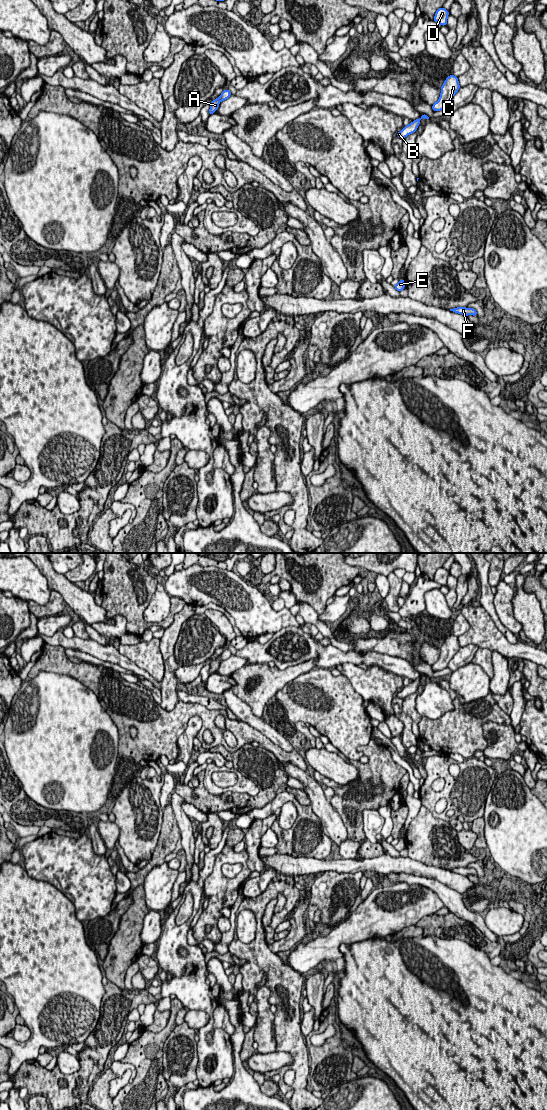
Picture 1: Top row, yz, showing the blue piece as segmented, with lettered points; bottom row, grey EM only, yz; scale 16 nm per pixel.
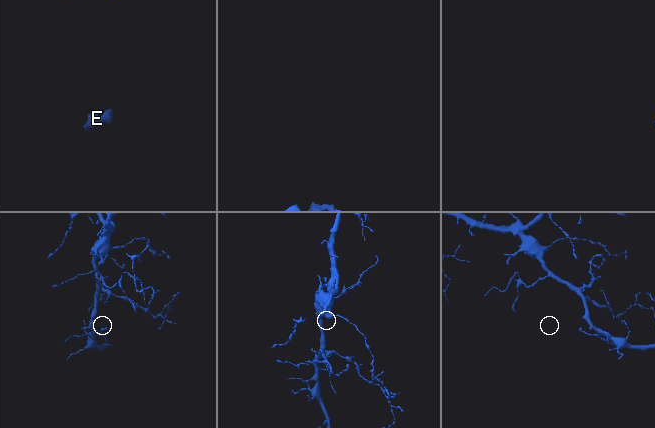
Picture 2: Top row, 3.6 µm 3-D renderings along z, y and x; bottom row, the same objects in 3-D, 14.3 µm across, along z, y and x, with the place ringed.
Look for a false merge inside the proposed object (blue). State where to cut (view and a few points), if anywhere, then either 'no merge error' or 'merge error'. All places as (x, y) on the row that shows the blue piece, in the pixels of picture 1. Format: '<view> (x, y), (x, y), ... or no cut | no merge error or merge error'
yz (414, 121), (409, 125), (409, 134) | merge error

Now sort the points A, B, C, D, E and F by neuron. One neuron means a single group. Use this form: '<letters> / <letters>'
A C D E F / B

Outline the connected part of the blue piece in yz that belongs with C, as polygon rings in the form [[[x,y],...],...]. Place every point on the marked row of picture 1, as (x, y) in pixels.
[[[451,74],[441,86],[440,98],[432,105],[432,110],[441,111],[448,106],[449,101],[460,89],[458,77]]]

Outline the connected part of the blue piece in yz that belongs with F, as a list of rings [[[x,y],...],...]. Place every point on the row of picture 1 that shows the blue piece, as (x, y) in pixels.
[[[457,307],[457,308],[450,309],[450,311],[465,315],[465,316],[468,316],[468,315],[477,316],[477,311],[474,308]]]

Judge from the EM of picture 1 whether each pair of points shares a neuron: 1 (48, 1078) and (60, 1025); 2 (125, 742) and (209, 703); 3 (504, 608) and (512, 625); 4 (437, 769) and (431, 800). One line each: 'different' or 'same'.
1: different
2: different
3: same
4: same

